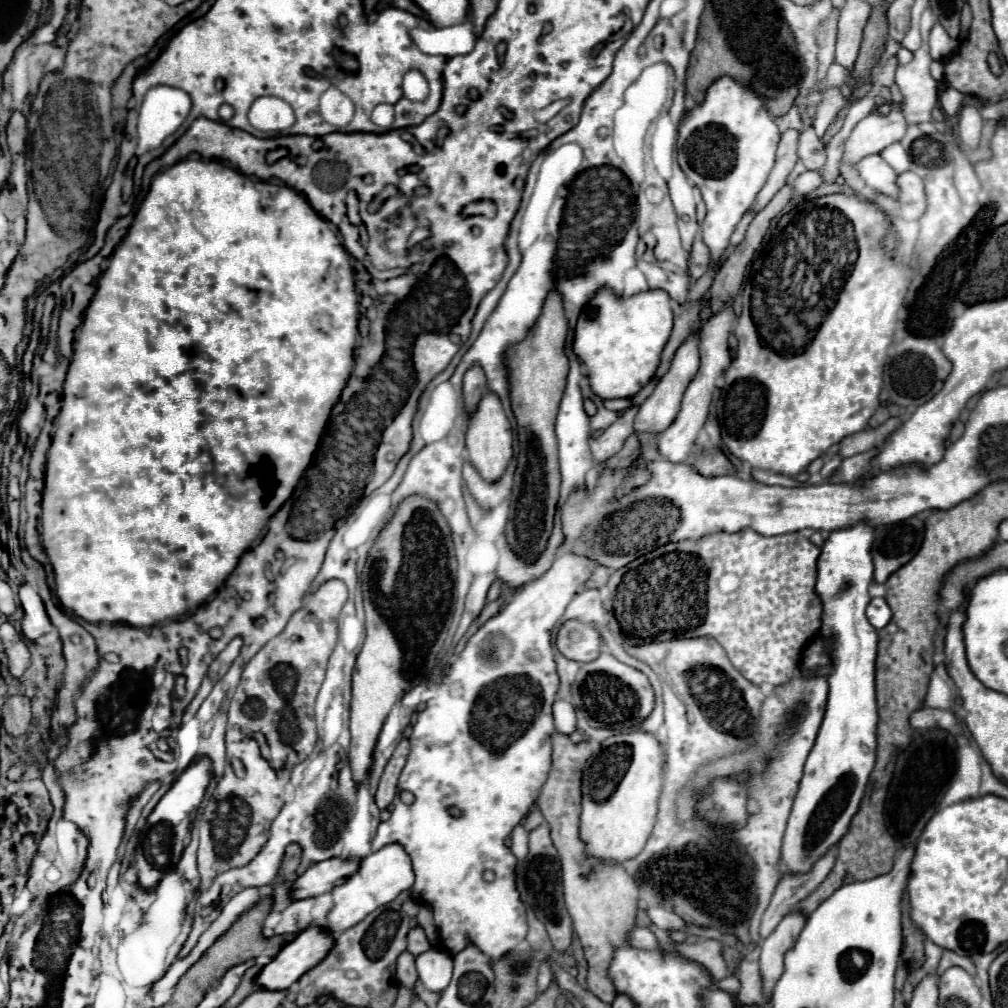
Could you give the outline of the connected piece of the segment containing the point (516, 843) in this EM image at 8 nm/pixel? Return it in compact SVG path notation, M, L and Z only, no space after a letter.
M516 826L510 836L510 848L518 860L526 858L528 854L528 832L522 826Z

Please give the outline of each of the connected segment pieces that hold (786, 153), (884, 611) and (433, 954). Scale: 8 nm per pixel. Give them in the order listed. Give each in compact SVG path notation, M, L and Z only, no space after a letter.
M786 130L782 134L782 140L778 144L778 152L776 152L776 164L774 164L766 184L762 186L762 190L756 194L756 200L750 208L750 212L760 212L772 200L772 196L786 184L788 174L792 172L794 164L798 162L798 154L796 154L798 136L800 136L798 130Z
M872 598L866 610L866 616L874 628L884 628L892 618L892 610L884 598Z
M428 950L416 958L416 970L430 992L442 992L452 980L452 956L440 950Z

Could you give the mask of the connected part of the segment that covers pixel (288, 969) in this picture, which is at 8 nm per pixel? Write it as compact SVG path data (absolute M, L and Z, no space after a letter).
M316 926L306 928L290 944L286 944L268 966L264 966L256 982L268 990L286 990L298 982L310 966L322 962L330 946L334 946L334 936L324 934Z

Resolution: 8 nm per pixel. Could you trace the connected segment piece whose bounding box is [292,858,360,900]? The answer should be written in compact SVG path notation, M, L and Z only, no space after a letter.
M328 858L324 862L310 866L302 876L294 880L292 898L300 900L300 898L310 898L310 896L320 896L330 892L334 886L350 878L354 870L358 870L358 862L360 858L346 858L346 860Z

